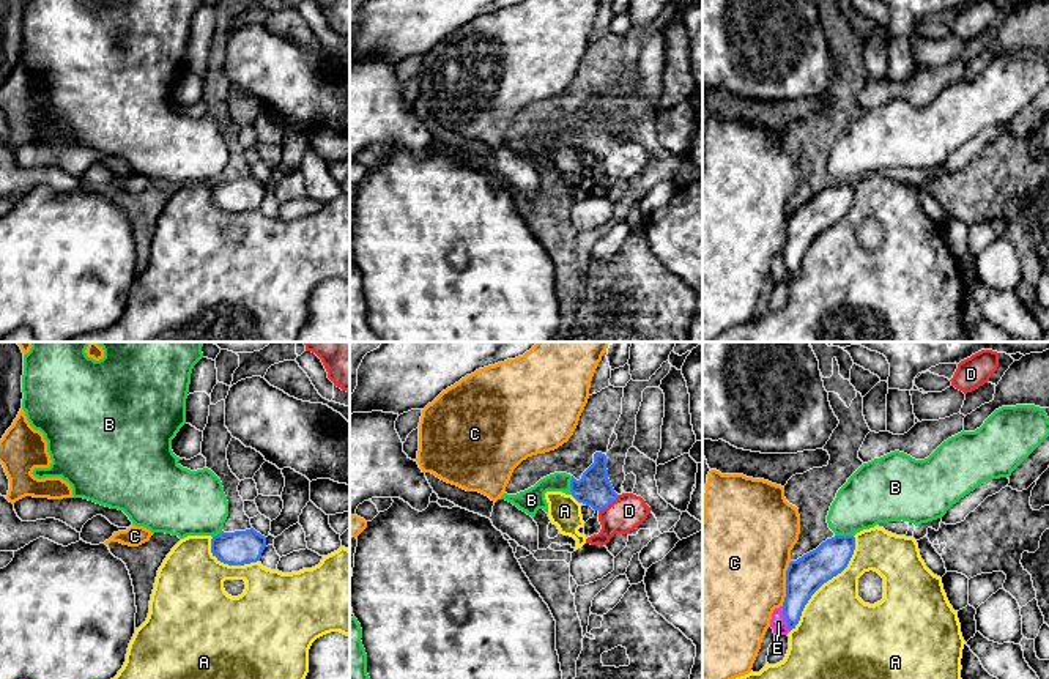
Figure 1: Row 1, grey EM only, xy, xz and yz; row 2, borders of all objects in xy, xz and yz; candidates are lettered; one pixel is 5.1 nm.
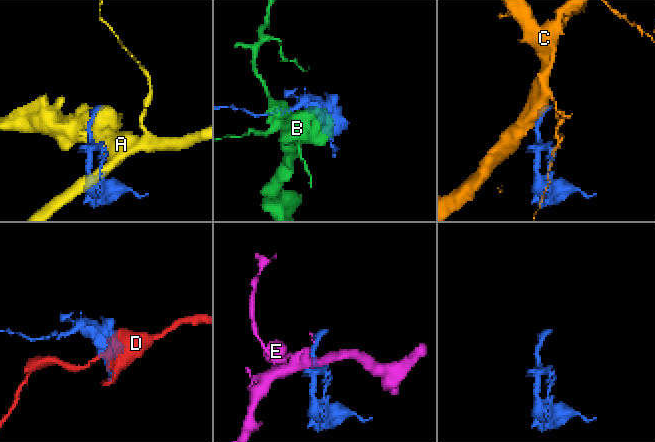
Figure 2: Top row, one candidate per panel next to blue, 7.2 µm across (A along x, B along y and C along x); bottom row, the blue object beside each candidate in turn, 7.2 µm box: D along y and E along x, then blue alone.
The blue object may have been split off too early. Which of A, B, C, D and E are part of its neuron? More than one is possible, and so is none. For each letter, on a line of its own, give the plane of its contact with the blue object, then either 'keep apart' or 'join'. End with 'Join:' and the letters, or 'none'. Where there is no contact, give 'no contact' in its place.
A: meets blue in yz; keep apart
B: meets blue in xz; keep apart
C: meets blue in yz; keep apart
D: meets blue in xz; join
E: meets blue in yz; keep apart
Join: D

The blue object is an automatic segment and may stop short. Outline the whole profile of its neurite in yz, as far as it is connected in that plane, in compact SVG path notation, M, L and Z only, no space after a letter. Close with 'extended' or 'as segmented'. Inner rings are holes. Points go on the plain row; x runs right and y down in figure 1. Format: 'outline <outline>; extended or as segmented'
outline M835 183L822 189L816 197L789 210L786 244L781 254L789 279L799 271L811 243L847 214L854 197L854 183Z; as segmented

